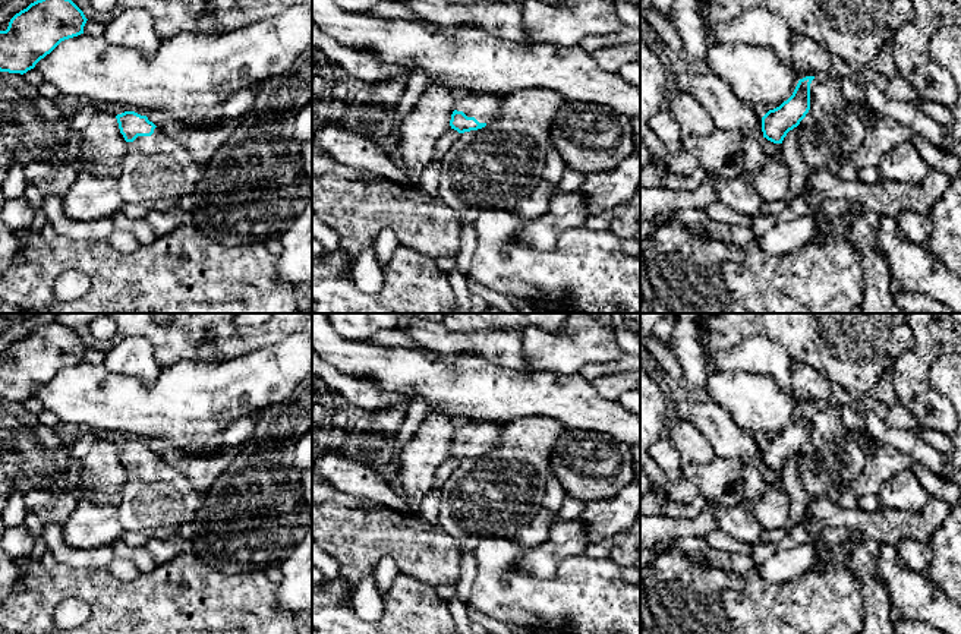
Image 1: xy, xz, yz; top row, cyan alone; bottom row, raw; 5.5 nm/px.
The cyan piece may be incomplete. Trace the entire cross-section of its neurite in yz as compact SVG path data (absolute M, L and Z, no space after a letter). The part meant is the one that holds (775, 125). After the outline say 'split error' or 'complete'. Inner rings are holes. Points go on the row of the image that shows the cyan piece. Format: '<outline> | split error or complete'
M815 76L800 79L793 95L762 117L763 138L773 143L782 143L787 133L800 124L810 110L810 83L813 79Z | complete

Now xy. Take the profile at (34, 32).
M37 0L0 31L0 72L26 73L62 41L84 34L84 12L72 0Z | complete

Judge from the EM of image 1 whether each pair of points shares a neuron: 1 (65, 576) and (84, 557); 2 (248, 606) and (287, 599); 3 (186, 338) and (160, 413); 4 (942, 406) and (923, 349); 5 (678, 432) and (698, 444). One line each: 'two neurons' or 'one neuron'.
1: two neurons
2: two neurons
3: two neurons
4: one neuron
5: one neuron

